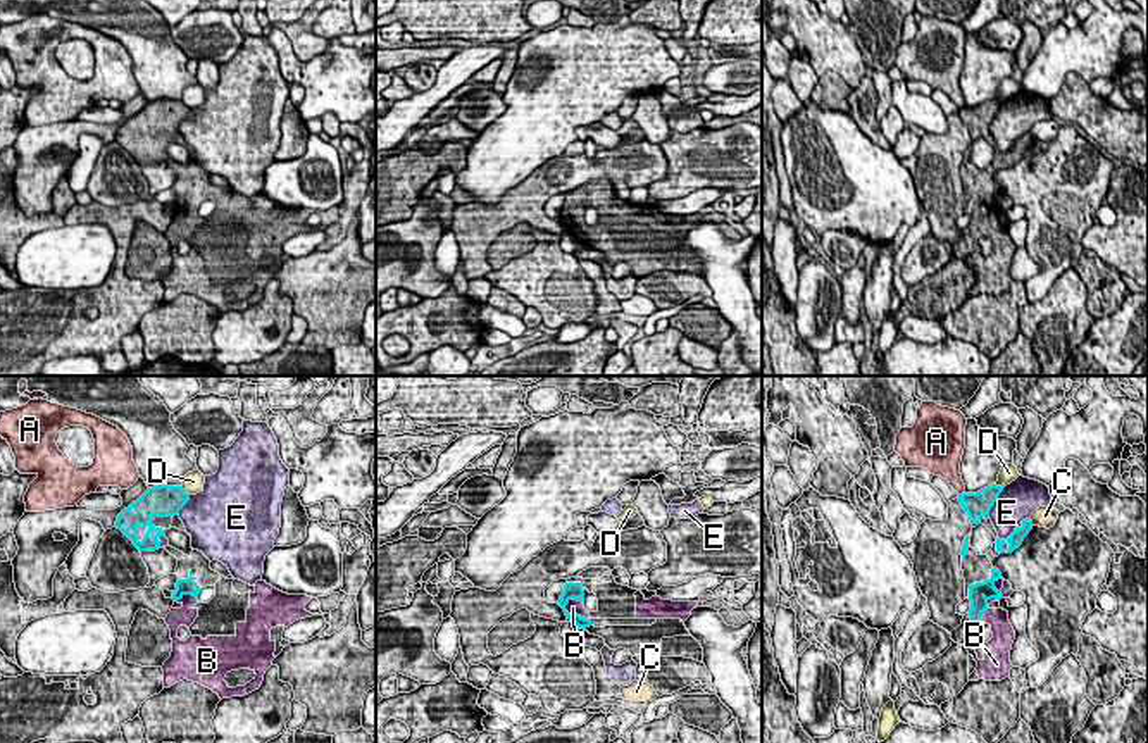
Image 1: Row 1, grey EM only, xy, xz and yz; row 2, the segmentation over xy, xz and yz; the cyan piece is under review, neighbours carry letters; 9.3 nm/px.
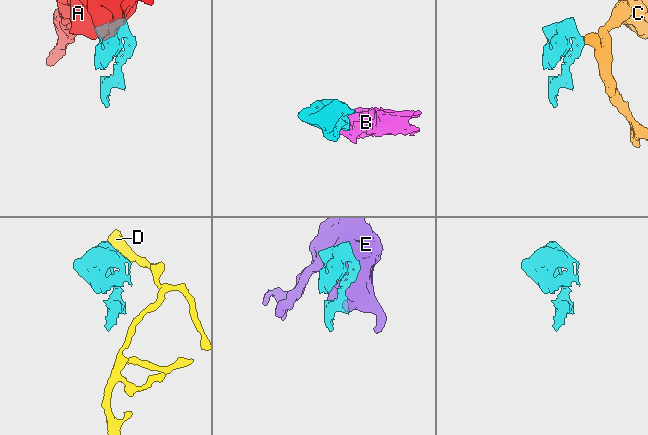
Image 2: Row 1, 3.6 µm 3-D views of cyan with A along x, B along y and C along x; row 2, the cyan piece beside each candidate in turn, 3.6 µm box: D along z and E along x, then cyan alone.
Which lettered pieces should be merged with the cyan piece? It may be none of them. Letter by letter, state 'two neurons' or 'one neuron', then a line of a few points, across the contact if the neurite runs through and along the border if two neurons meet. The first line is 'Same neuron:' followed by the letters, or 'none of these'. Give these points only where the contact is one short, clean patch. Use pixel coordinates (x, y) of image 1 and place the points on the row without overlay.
Same neuron: B
A: two neurons; line yz (964, 106), (959, 109)
B: one neuron
C: two neurons; line yz (1029, 133), (1033, 138)
D: two neurons
E: two neurons

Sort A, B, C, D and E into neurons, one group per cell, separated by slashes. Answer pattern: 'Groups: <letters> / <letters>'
Groups: A / B / C / D / E

